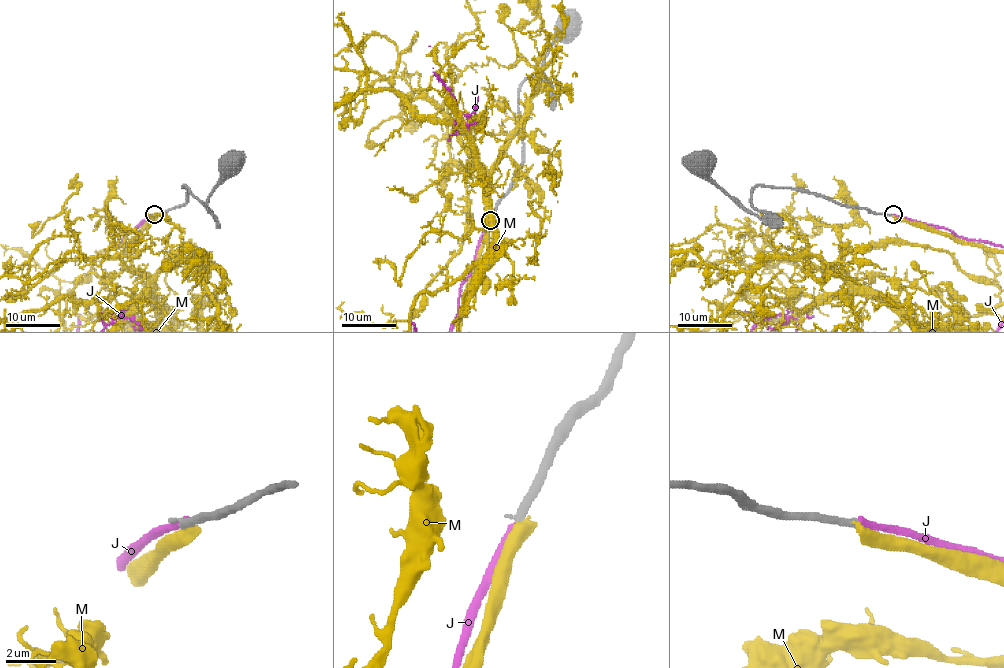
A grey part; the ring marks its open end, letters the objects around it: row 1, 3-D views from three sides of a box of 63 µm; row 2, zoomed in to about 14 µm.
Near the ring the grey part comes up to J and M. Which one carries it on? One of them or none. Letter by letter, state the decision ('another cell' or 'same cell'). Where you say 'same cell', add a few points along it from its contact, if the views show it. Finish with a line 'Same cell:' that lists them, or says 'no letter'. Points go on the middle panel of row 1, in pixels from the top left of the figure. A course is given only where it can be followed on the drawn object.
J: same cell
M: another cell
Same cell: J

